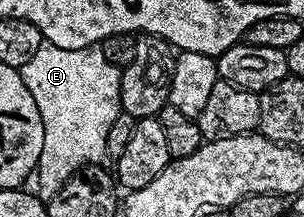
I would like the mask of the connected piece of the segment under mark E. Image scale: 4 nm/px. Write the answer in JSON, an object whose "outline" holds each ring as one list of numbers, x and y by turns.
{"outline":[[44,41,41,48,37,48,33,60,21,68,25,88,37,103,37,112,41,112,41,124,45,128,45,144,41,144,41,156,37,167,39,187,37,193,40,198,49,200,60,188,67,183,69,176,73,176,83,166,94,166,107,158,105,136,109,136,109,124,117,120,121,112,119,104,119,75,120,67,109,64,105,60,102,45,86,46,85,48,57,48,52,42]]}

